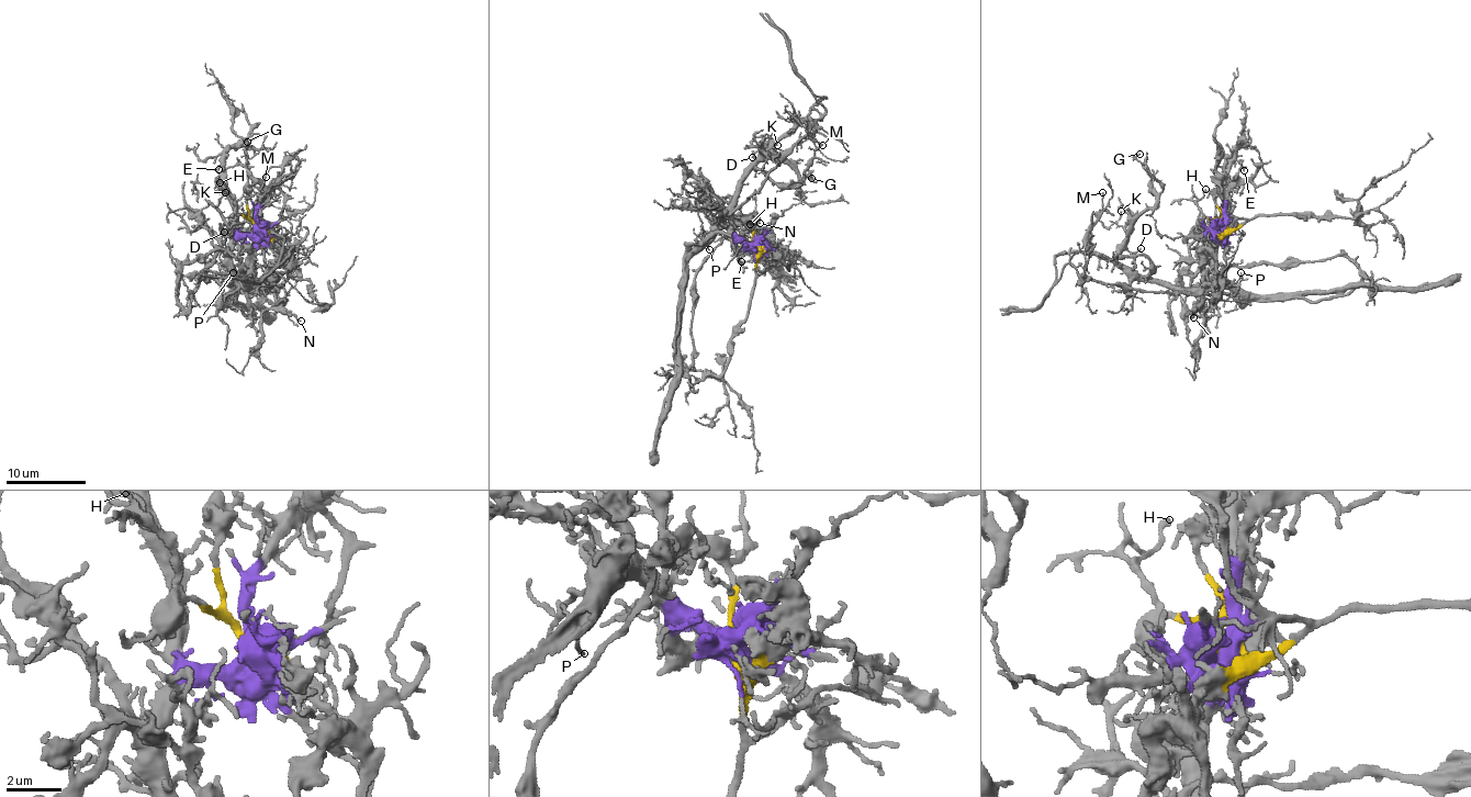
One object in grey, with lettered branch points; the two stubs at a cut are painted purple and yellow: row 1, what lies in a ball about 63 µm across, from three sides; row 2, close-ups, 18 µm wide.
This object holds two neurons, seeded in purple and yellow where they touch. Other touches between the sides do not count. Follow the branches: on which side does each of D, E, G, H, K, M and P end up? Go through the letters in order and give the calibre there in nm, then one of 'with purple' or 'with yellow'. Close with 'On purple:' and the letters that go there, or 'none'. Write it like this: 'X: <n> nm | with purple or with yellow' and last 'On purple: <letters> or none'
D: 100 nm | with purple
E: 200 nm | with purple
G: 140 nm | with purple
H: 200 nm | with yellow
K: 130 nm | with purple
M: 130 nm | with purple
P: 110 nm | with purple
On purple: D, E, G, K, M, P

